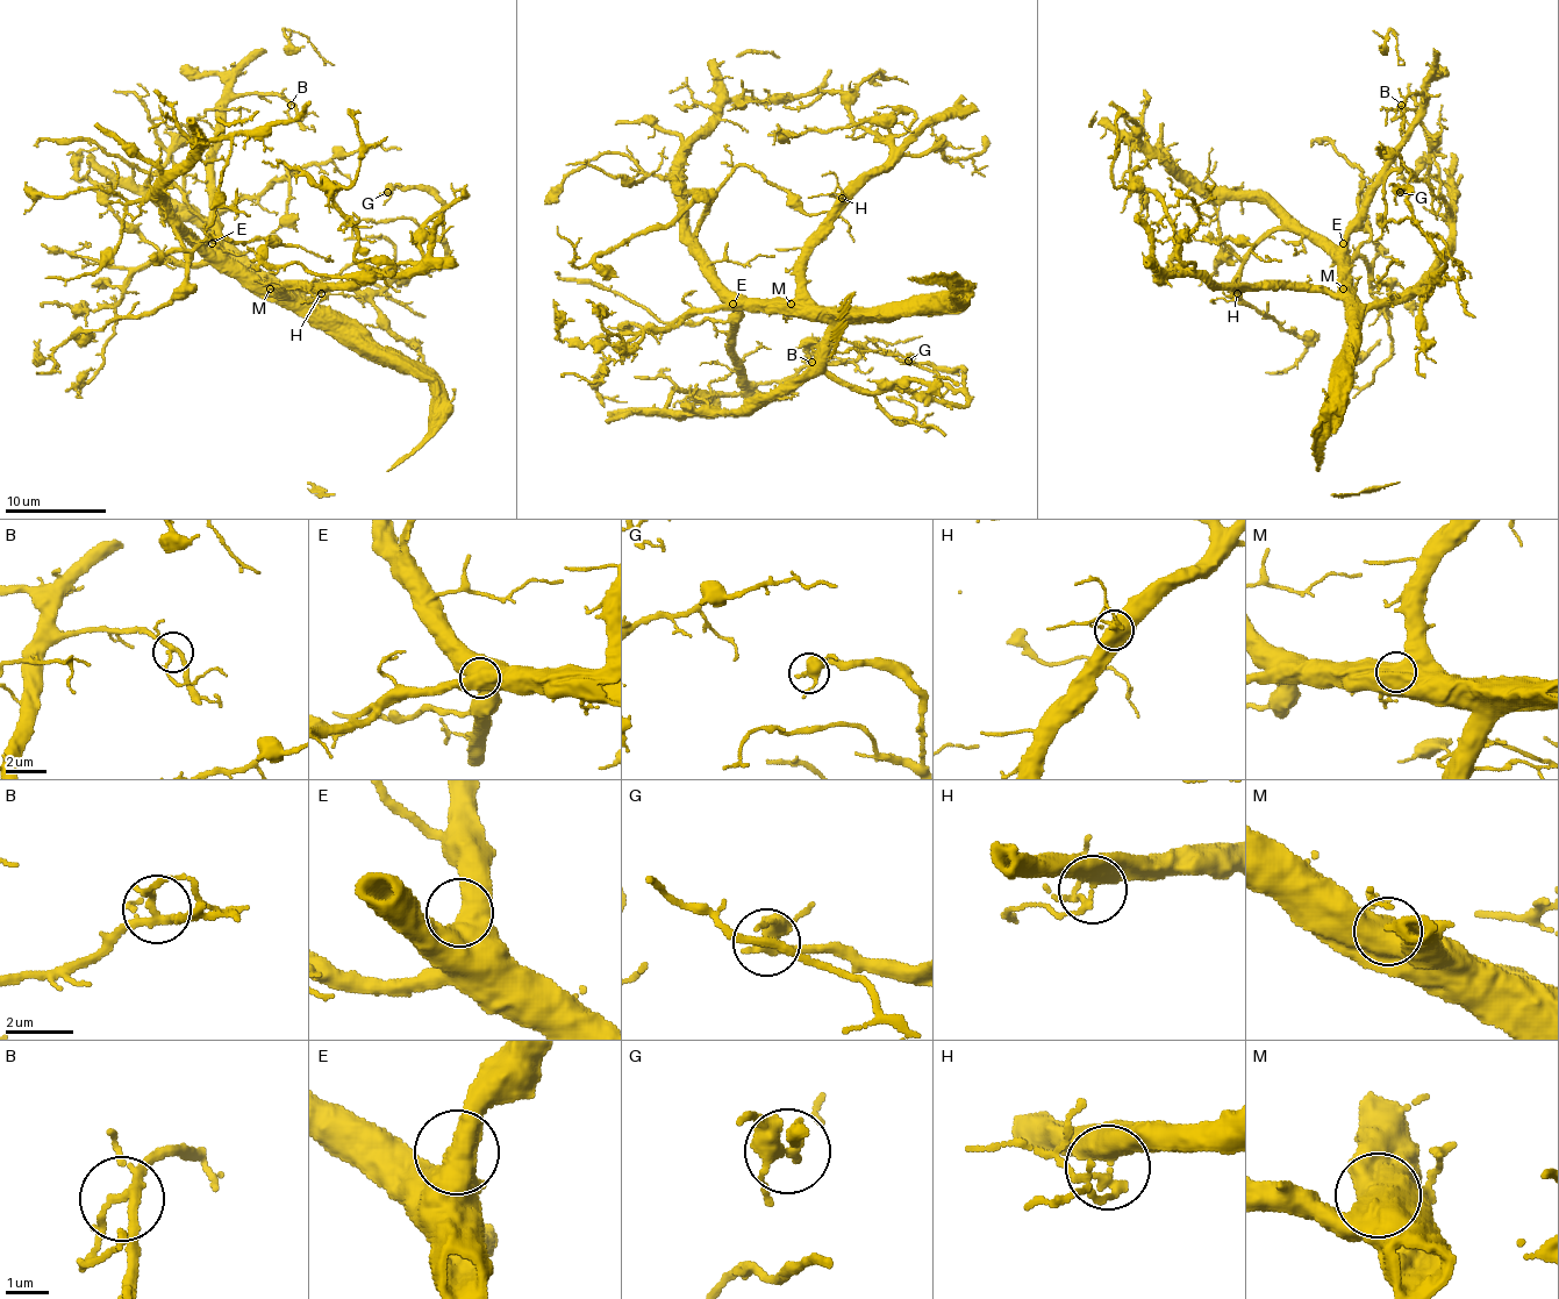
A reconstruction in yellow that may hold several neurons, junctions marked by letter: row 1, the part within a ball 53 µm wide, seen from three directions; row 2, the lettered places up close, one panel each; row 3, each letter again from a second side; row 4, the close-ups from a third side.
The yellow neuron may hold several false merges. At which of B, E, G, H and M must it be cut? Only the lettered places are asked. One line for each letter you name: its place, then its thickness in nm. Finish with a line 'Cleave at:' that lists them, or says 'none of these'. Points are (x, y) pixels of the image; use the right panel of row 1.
Cleave at: none of these

